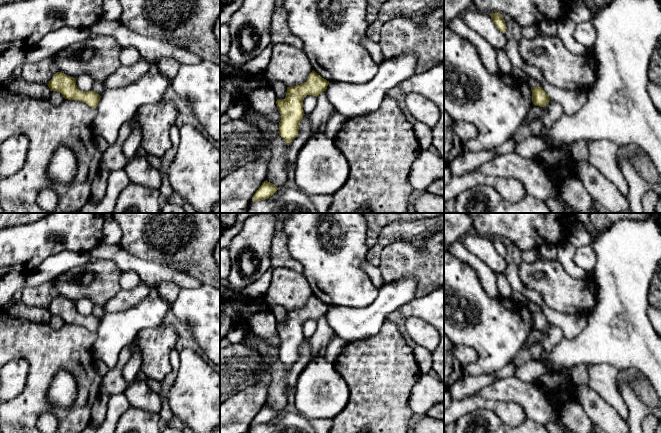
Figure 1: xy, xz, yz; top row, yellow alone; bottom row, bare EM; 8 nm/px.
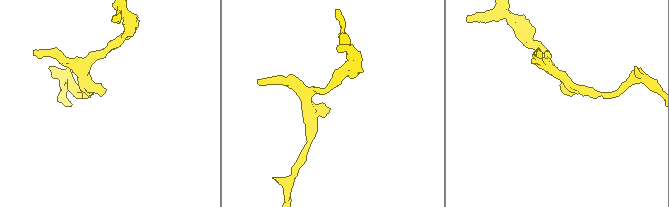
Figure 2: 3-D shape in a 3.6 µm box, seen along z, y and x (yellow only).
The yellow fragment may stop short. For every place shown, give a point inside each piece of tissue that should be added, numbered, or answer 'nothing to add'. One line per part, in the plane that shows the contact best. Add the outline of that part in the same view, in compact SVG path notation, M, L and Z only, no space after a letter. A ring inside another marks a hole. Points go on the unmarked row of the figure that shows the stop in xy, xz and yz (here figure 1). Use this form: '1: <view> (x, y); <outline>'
nothing to add

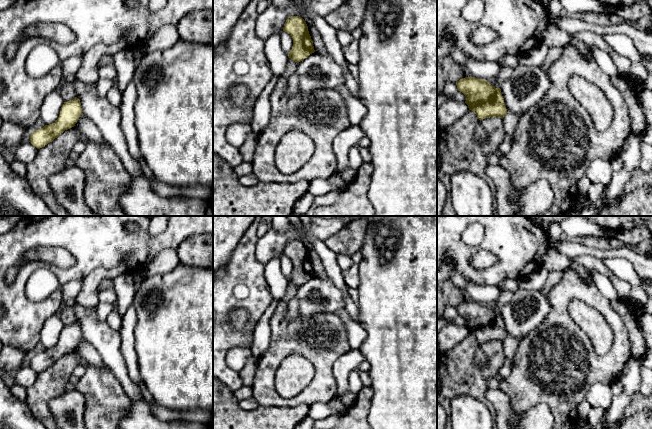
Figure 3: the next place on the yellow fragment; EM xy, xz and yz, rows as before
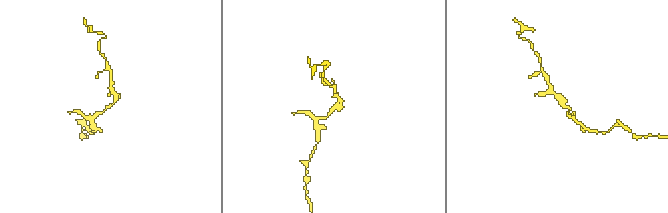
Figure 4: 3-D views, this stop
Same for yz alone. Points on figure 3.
1: yz (505, 297); M503 291L496 301L495 312L501 312L501 309L511 300L513 292Z

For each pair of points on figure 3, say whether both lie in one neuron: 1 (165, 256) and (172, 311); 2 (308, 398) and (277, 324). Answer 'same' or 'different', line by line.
1: different
2: same

